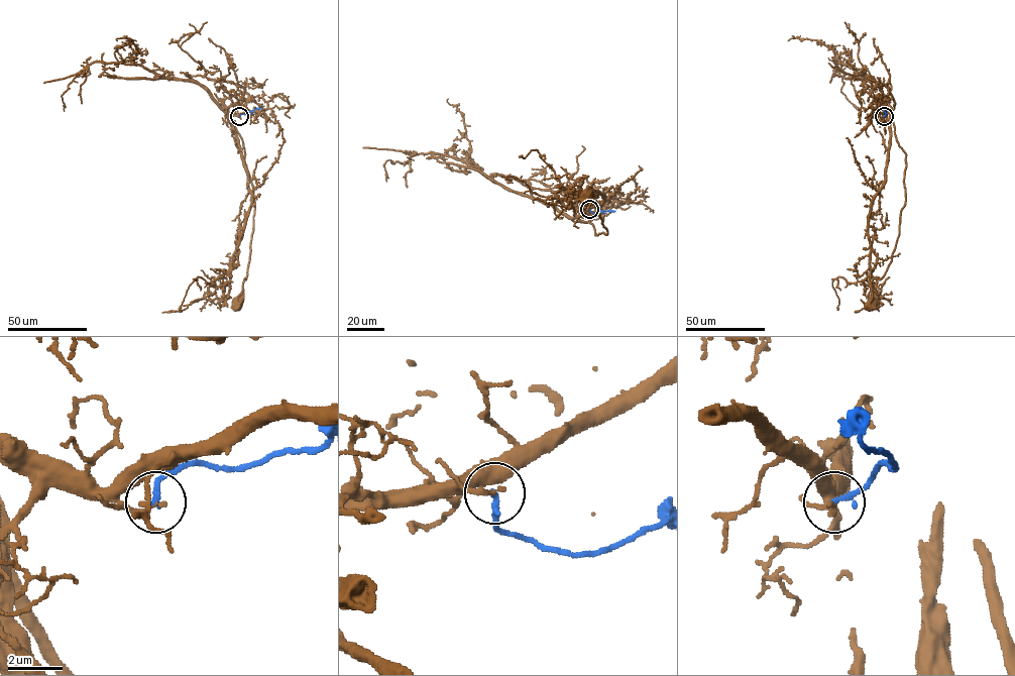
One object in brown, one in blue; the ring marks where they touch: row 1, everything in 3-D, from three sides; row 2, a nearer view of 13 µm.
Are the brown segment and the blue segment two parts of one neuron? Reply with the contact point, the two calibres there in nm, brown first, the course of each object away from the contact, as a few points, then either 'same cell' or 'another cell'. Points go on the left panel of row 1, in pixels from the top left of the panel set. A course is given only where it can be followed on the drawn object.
at (239, 116); 200 nm thick on the brown side, 200 nm on the other; brown runs (239, 116), (227, 113), (242, 142), (254, 214), (247, 275), (242, 283), (242, 300), (238, 306); blue runs (239, 116), (261, 107); another cell

